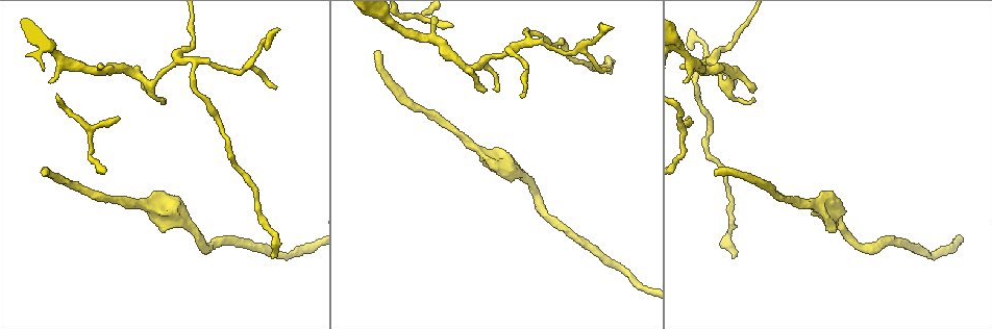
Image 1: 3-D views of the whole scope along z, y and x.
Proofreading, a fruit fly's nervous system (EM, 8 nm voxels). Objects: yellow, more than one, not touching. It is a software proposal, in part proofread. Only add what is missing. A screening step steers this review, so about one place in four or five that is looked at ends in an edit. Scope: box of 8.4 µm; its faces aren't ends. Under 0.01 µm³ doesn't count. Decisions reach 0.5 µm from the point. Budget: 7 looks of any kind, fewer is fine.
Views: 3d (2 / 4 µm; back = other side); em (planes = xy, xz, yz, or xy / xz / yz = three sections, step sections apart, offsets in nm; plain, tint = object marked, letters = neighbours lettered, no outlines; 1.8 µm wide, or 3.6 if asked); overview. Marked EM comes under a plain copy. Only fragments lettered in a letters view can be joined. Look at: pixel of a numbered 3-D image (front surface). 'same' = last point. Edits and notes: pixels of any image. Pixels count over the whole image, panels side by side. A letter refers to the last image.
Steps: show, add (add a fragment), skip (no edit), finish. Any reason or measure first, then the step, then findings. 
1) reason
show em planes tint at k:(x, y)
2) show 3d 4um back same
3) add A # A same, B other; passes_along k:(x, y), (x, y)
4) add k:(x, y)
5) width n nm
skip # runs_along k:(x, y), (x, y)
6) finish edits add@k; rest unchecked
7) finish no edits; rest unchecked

long arm stops here
show 3d 4um at 1:(45, 174)

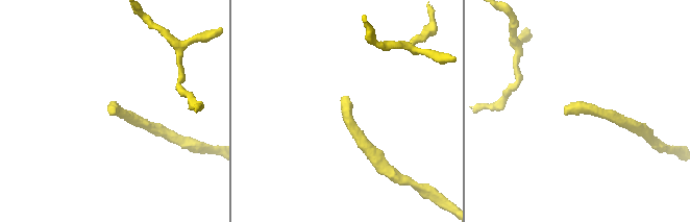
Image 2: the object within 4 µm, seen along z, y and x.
need the tissue
show em xz step 16 tint at 2:(564, 111)

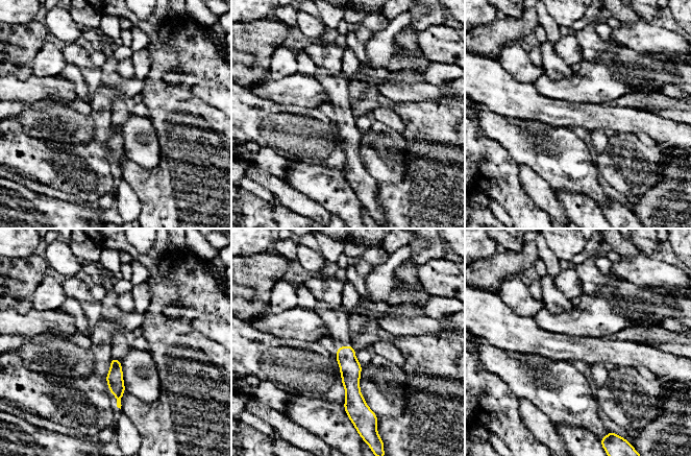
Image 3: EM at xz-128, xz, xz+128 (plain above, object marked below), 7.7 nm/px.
show em yz step 16 letters same

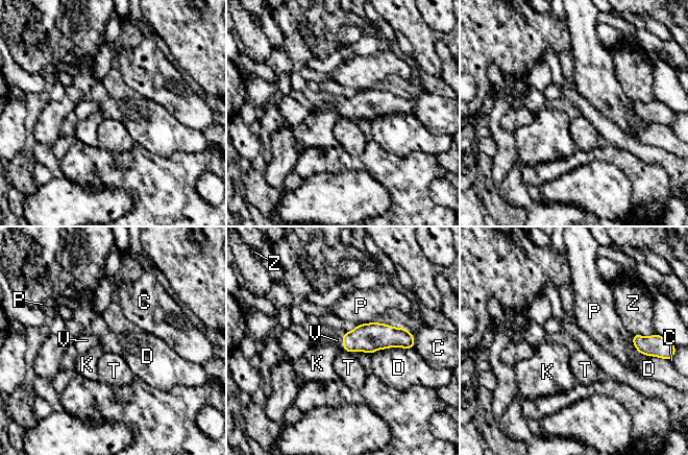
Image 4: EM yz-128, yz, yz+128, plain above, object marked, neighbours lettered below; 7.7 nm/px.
width 200 nm
add V # C other, D other, K other, P other, T other, V same, Z other; passes_along 4:(369, 337), (343, 342), (337, 341); the cell continues

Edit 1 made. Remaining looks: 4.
tapers out
show em planes letters at 1:(607, 71)

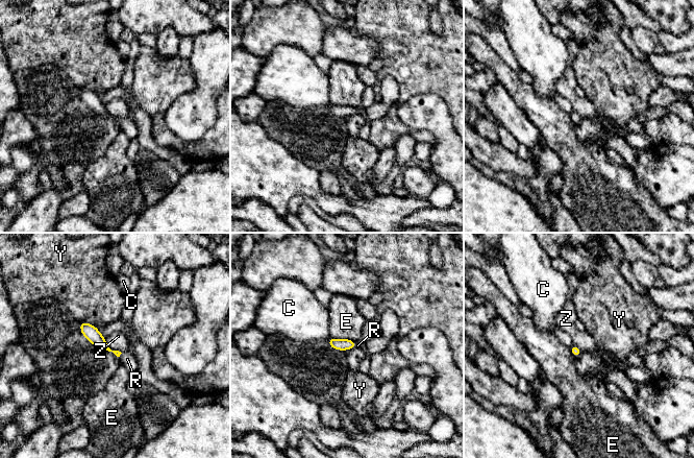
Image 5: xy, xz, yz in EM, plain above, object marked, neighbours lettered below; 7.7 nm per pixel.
width 70 nm
add R # C other, E other, R same, Y other, Z other; passes_along 5:(94, 336), (120, 354), (127, 359); the cell continues

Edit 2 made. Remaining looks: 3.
show overview

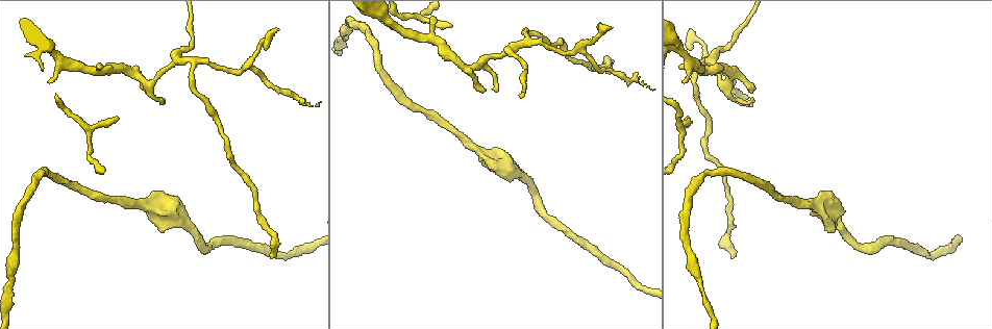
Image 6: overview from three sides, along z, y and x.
thin end
show em yz step 16 letters at 6:(276, 31)

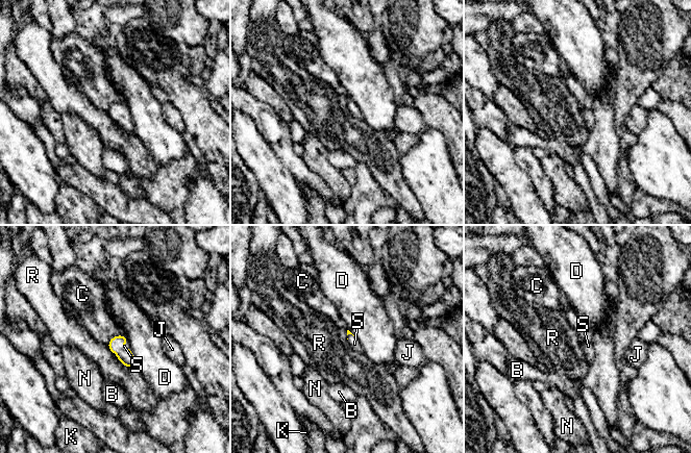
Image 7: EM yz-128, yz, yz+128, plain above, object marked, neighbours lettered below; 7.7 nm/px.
show em planes letters same

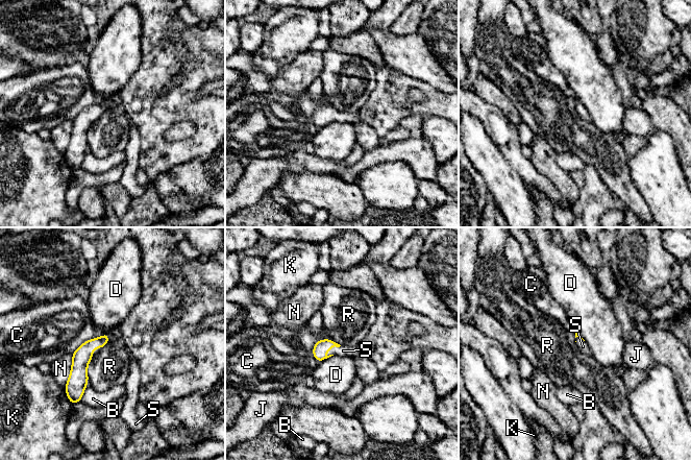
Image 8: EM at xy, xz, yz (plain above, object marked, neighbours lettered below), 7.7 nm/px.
add S # B other, C other, D other, J other, K other, N other, R other, S same; it goes on there

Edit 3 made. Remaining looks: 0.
finish edits add@4, add@5, add@8; rest unchecked

